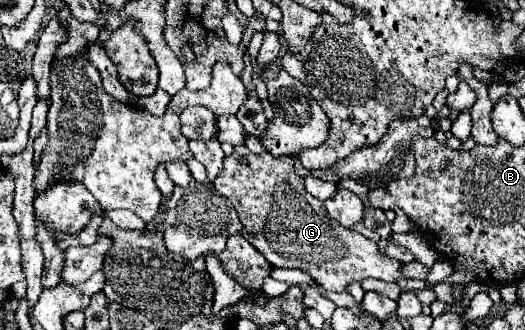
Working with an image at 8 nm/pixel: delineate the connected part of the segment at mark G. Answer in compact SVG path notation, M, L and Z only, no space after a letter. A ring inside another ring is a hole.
M236 146L234 152L226 156L224 168L212 184L216 192L226 196L238 212L238 218L244 224L240 234L276 268L298 268L308 272L324 290L330 292L344 292L352 282L360 282L364 278L378 278L384 282L400 282L406 278L402 274L402 260L386 256L386 252L378 250L376 242L364 238L352 228L346 230L346 226L338 226L338 222L326 214L324 202L308 194L304 178L294 172L294 158L290 154L274 158L268 152L252 154L246 146Z

